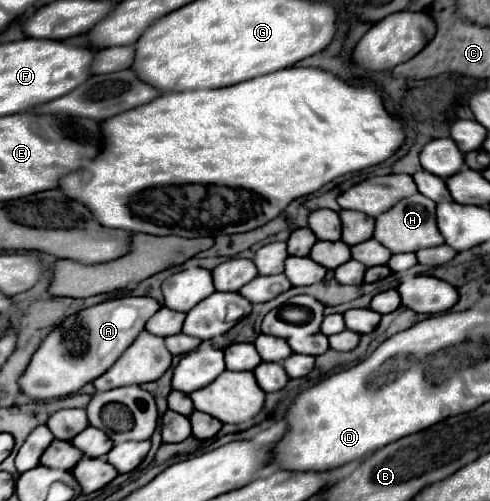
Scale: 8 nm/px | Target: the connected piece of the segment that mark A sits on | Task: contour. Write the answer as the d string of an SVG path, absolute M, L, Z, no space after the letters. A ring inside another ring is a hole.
M118 297L100 305L88 307L64 319L34 353L28 369L20 377L20 389L32 399L58 399L76 393L86 383L106 373L114 361L134 343L144 331L146 321L162 305L152 297ZM86 339L86 349L84 347Z

